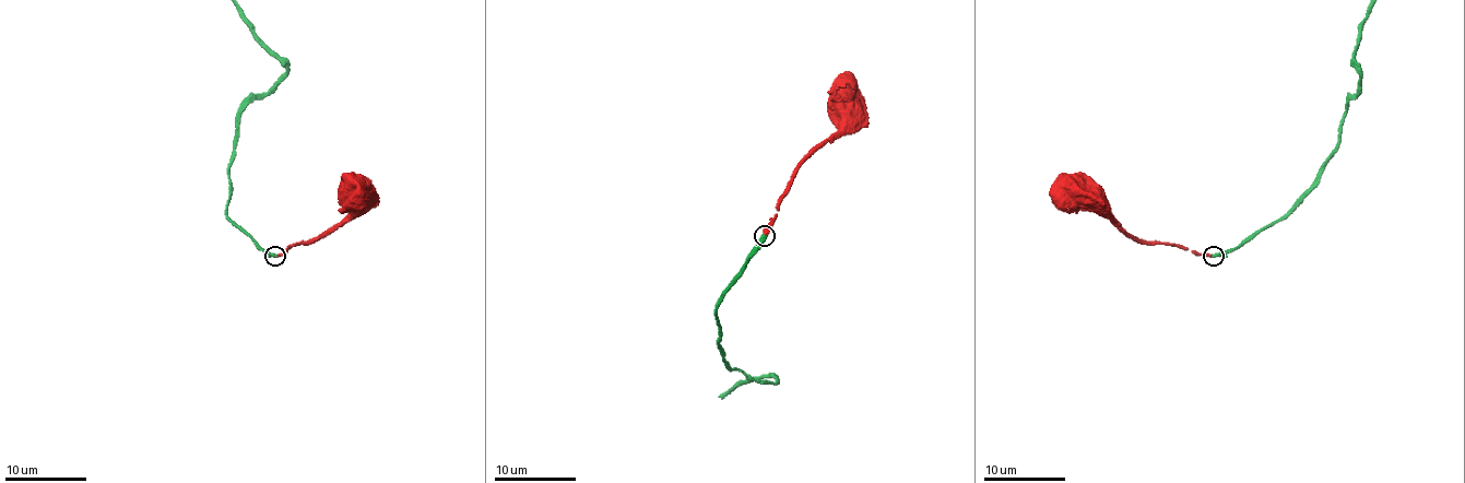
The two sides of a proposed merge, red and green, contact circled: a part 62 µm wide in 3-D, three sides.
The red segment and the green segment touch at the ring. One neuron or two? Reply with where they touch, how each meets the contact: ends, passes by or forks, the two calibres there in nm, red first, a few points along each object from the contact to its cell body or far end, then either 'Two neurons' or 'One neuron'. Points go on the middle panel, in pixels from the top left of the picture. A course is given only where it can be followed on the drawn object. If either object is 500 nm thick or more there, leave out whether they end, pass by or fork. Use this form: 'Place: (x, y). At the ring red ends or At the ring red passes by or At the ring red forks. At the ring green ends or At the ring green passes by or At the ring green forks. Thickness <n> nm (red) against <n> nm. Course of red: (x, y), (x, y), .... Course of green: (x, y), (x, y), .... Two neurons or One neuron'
Place: (765, 235). At the ring red ends. At the ring green ends. Thickness 400 nm (red) against 300 nm. Course of red: (765, 235), (765, 226), (777, 214), (788, 181), (803, 162), (840, 129), (842, 115), (852, 105), (845, 103). One neuron

